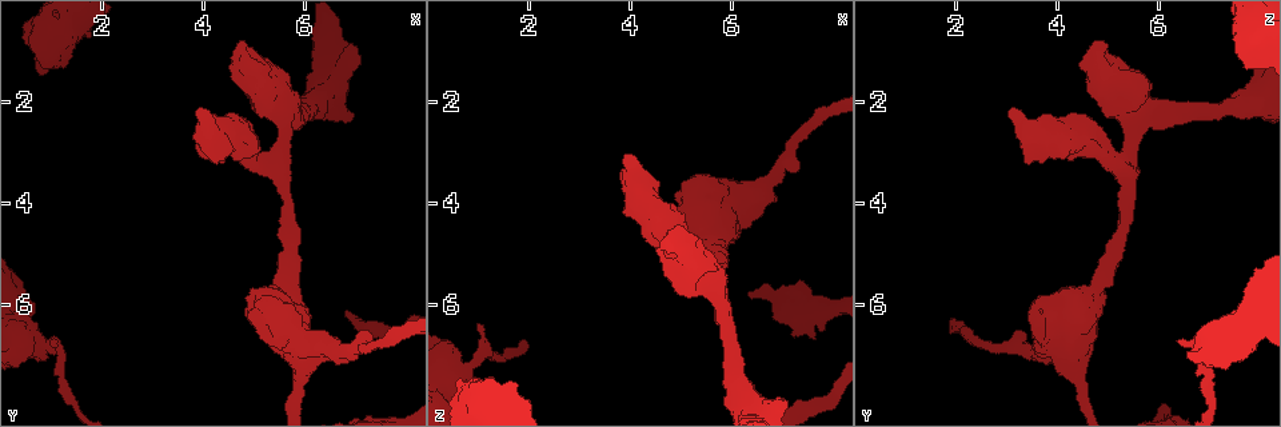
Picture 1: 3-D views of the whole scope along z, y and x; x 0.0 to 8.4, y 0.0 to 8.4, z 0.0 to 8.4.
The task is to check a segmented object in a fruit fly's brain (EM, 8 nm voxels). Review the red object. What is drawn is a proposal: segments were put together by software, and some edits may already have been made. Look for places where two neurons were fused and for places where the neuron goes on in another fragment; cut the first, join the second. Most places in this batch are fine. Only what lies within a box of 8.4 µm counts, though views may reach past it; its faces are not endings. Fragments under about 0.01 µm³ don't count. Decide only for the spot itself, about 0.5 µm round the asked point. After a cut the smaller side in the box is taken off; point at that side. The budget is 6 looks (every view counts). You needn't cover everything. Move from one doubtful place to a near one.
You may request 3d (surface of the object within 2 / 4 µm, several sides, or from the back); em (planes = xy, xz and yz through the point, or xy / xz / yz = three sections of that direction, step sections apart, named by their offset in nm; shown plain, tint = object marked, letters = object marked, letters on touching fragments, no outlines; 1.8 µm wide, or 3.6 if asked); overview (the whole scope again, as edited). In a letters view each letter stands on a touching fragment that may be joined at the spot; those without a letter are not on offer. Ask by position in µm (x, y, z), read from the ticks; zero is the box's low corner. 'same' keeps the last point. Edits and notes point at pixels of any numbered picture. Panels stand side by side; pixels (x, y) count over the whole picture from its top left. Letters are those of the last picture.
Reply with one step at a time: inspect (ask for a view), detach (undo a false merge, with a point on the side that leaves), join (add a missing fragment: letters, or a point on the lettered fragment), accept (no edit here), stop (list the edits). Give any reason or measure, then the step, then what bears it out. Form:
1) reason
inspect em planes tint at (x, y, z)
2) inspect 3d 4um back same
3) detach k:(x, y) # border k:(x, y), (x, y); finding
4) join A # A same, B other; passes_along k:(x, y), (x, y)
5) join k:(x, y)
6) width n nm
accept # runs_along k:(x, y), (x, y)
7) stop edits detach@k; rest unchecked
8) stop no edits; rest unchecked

an open end
inspect em yz step 4 tint at (1.05, 6.70, 6.40)

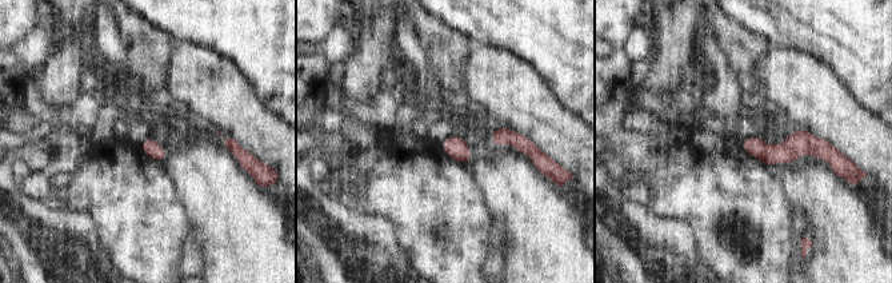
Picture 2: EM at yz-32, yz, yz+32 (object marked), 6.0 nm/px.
inspect em planes letters same

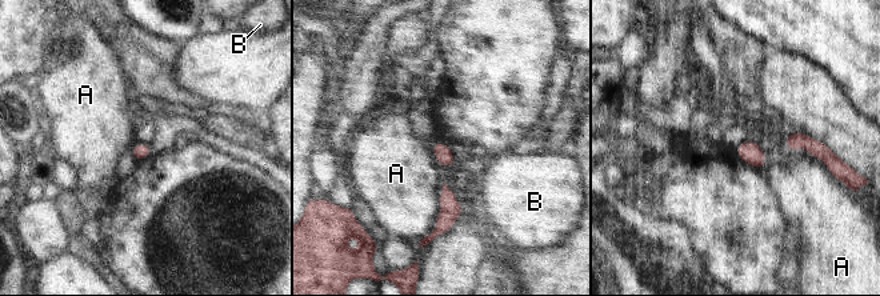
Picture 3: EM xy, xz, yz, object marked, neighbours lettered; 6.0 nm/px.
width 90 nm; longest_contact A 340 nm
accept # A other, B other; no lettered fragment goes on from it

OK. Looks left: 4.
thick end
inspect em 3.6um yz step 16 tint at (6.00, 6.80, 4.80)

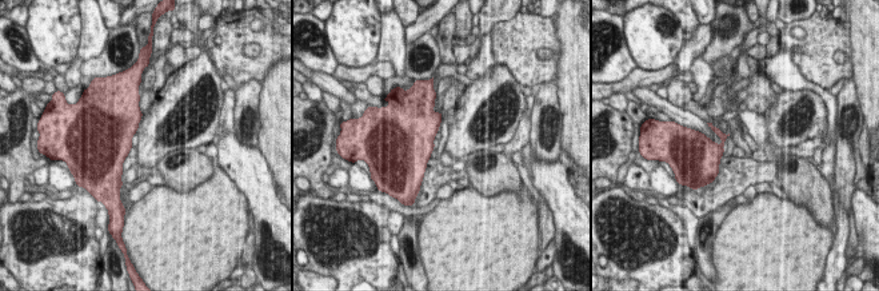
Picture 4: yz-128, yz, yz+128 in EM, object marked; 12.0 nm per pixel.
cut it another way
inspect em 3.6um planes letters same

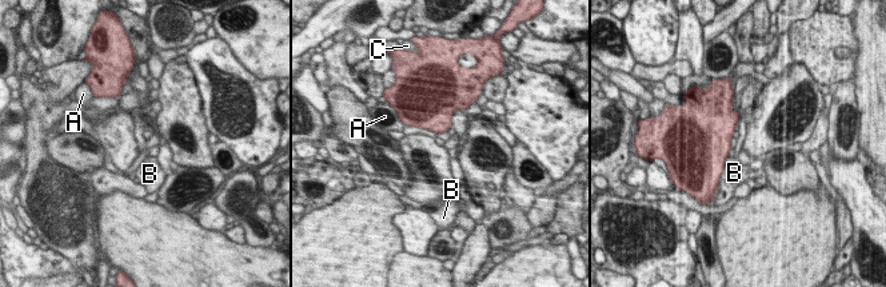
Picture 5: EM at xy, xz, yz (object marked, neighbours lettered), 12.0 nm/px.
accept # A other, B other, C other; border 5:(731, 146), (727, 155); none of them fits

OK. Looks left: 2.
stops while still wide
inspect em xy step 16 tint at (3.90, 2.10, 3.15)

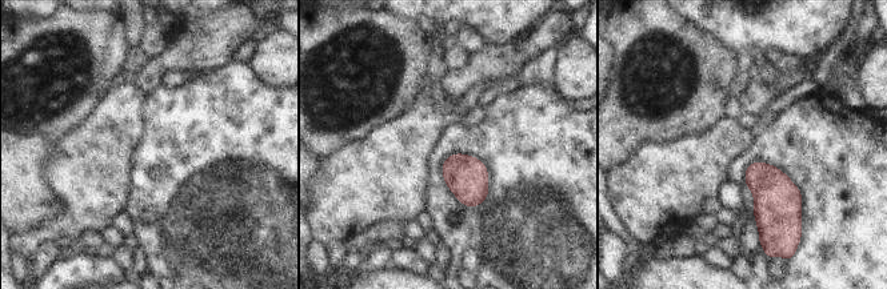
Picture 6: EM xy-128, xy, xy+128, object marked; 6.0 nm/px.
inspect em planes letters same

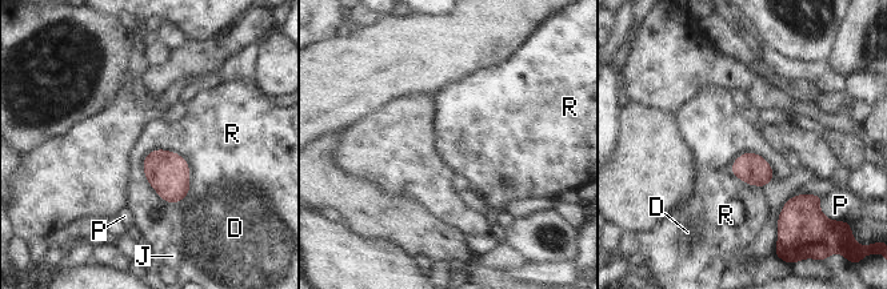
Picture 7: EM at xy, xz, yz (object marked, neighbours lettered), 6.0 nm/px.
accept # D other, J other, P other, R other; none of them fits

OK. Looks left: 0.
stop no edits; rest unchecked

